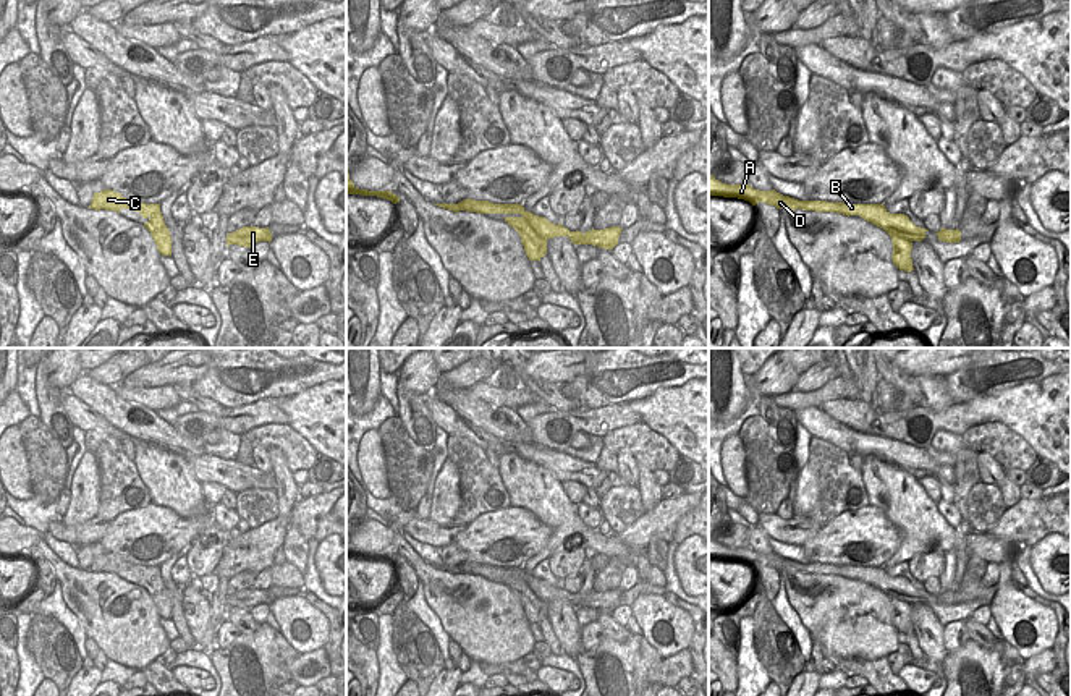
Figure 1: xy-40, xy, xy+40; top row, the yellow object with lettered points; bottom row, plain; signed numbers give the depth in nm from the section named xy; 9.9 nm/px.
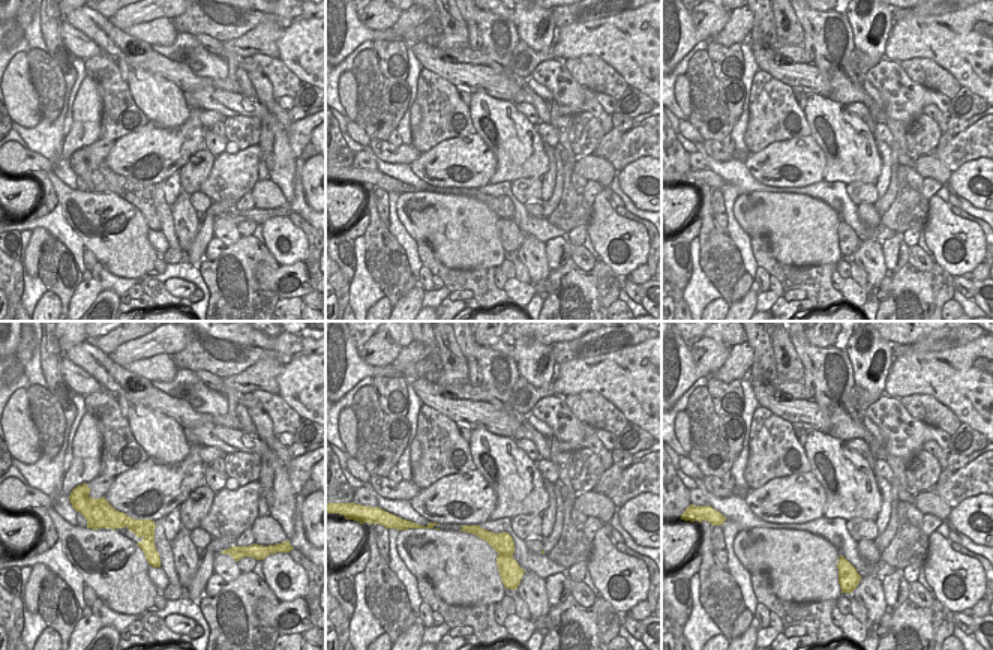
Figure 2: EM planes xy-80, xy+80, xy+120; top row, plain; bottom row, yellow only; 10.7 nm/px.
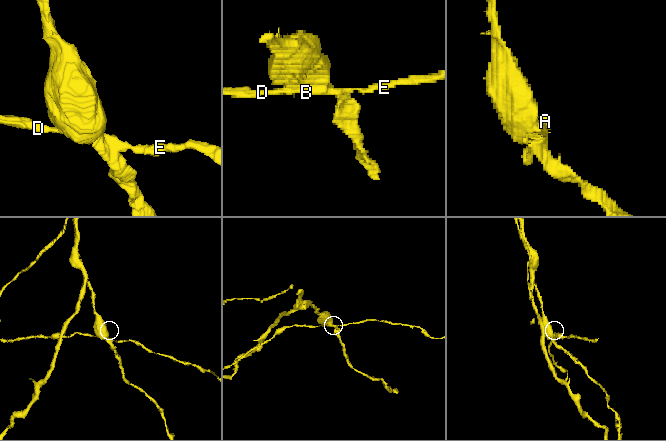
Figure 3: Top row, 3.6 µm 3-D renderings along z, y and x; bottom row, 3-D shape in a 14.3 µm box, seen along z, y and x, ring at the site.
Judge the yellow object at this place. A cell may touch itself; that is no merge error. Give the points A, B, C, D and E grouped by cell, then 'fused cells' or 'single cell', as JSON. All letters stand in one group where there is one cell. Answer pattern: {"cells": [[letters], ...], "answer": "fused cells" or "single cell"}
{"cells": [["A", "B", "D", "E"], ["C"]], "answer": "fused cells"}

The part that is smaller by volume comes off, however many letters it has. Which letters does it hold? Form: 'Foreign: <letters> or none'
Foreign: A, B, D, E

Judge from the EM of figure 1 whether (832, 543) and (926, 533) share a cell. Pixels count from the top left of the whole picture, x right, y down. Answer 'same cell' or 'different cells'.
different cells

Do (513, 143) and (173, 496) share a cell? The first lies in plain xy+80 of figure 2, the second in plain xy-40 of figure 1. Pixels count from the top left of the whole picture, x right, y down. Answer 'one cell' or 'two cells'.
one cell

